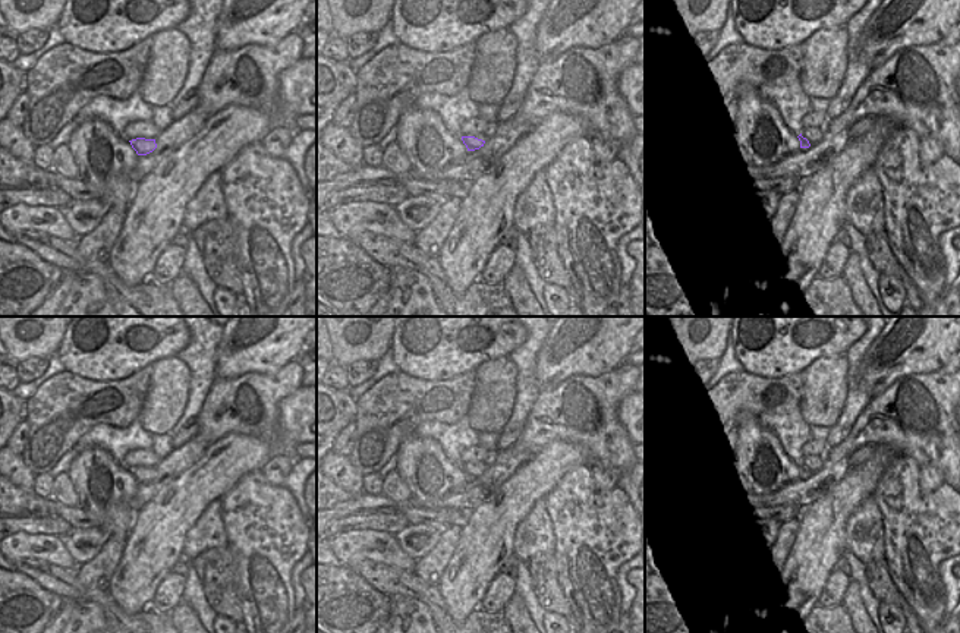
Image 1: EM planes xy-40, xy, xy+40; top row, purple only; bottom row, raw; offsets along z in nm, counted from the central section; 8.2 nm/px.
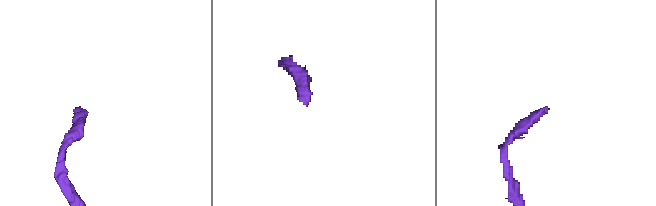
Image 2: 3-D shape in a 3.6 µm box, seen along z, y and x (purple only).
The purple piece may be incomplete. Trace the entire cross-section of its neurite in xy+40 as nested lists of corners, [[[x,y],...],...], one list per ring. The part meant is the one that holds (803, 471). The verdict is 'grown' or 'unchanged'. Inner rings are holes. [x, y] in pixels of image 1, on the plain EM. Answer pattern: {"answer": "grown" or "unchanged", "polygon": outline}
{"answer": "grown", "polygon": [[[808,456],[797,464],[800,476],[809,476],[822,467],[824,456]]]}

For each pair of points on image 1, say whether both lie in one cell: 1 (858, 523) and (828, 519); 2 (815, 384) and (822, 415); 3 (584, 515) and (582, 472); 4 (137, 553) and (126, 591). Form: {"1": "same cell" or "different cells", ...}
{"1": "different cells", "2": "same cell", "3": "same cell", "4": "same cell"}

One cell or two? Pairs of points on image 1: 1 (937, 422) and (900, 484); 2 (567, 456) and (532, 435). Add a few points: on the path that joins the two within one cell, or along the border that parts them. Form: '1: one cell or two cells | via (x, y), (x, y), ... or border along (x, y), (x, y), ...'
1: two cells | border along (883, 447), (894, 453), (907, 454), (919, 468)
2: two cells | border along (581, 446), (548, 441), (537, 450)

